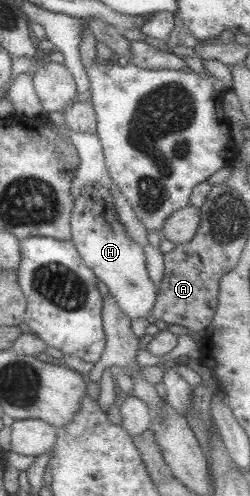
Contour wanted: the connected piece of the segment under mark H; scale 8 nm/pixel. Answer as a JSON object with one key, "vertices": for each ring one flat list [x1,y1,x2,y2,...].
{"vertices":[[89,182,82,187,81,195,75,200,74,212,71,218,71,241,84,259,86,266,94,272,94,275,108,287,109,293,118,301,119,307,131,318,144,317,150,314,157,301,158,290,150,279,146,264,146,253,142,245,134,243,122,222,118,219,117,209,114,205,110,191,97,182]]}

